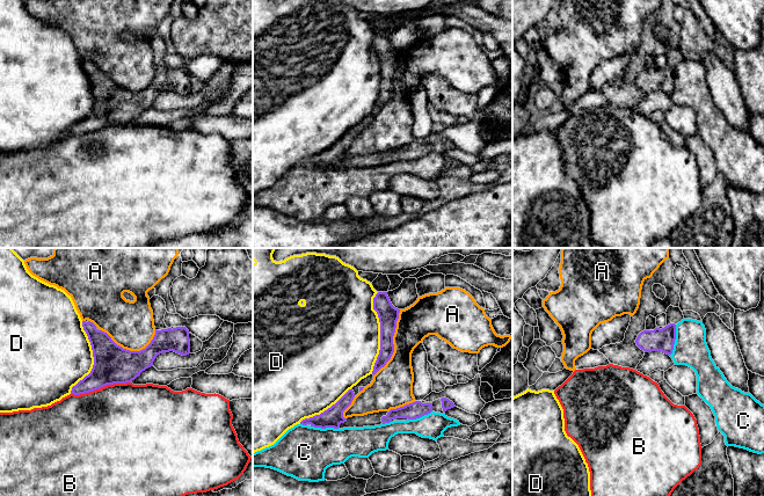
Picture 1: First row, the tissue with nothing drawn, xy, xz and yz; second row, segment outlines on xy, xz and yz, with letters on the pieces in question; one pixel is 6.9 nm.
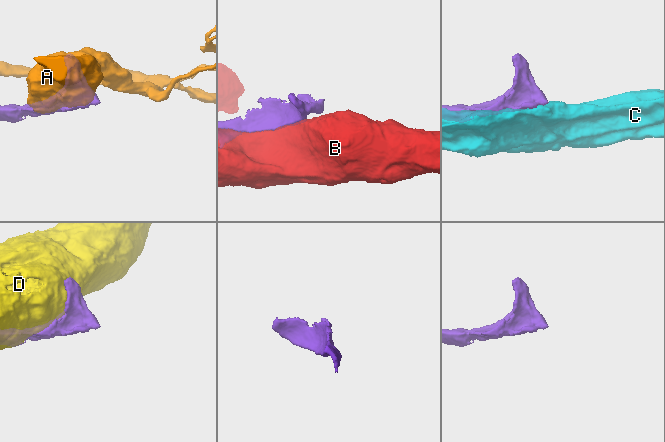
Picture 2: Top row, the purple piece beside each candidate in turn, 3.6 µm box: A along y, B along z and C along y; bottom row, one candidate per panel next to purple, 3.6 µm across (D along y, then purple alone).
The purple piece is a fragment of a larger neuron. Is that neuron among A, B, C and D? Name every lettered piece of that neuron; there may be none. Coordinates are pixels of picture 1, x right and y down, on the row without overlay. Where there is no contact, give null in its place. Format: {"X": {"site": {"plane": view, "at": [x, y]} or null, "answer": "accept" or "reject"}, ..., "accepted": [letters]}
{"A": {"site": {"plane": "xz", "at": [392, 84]}, "answer": "reject"}, "B": {"site": {"plane": "xy", "at": [100, 128]}, "answer": "reject"}, "C": {"site": {"plane": "yz", "at": [675, 79]}, "answer": "reject"}, "D": {"site": {"plane": "xz", "at": [380, 73]}, "answer": "reject"}, "accepted": []}

